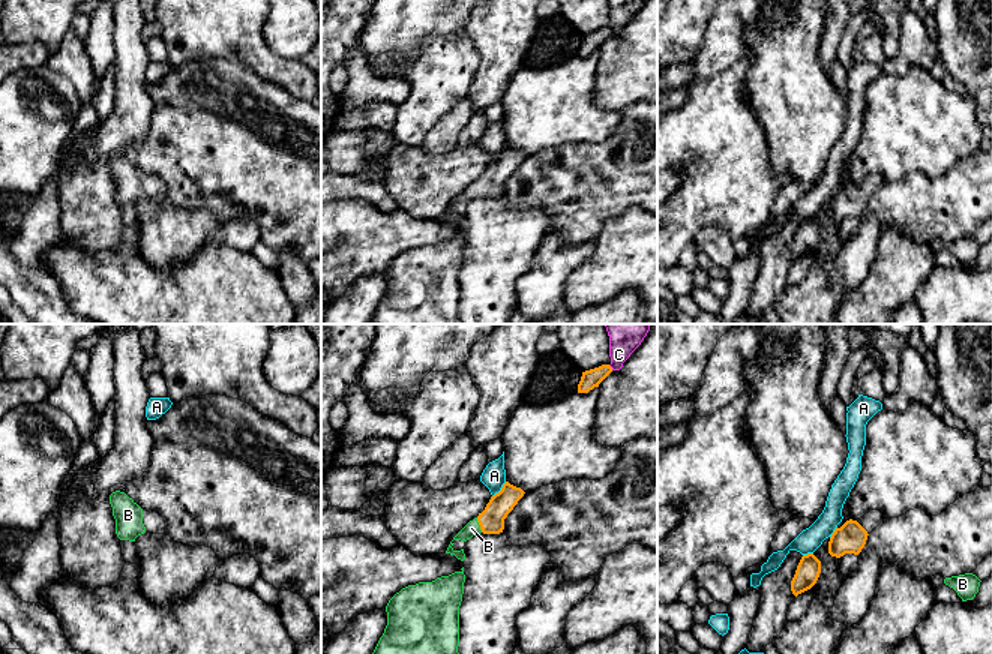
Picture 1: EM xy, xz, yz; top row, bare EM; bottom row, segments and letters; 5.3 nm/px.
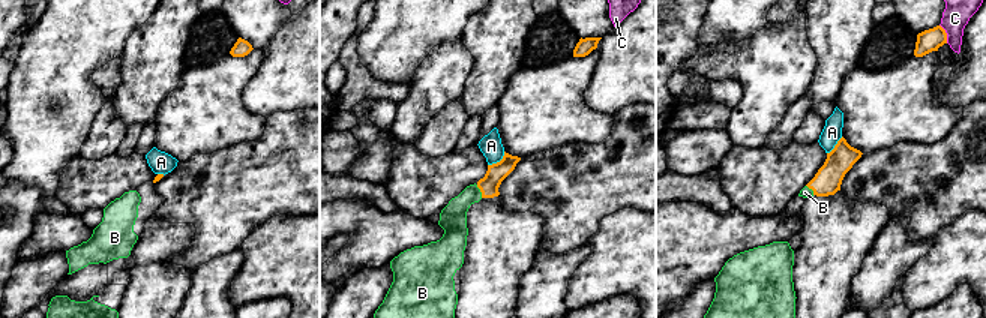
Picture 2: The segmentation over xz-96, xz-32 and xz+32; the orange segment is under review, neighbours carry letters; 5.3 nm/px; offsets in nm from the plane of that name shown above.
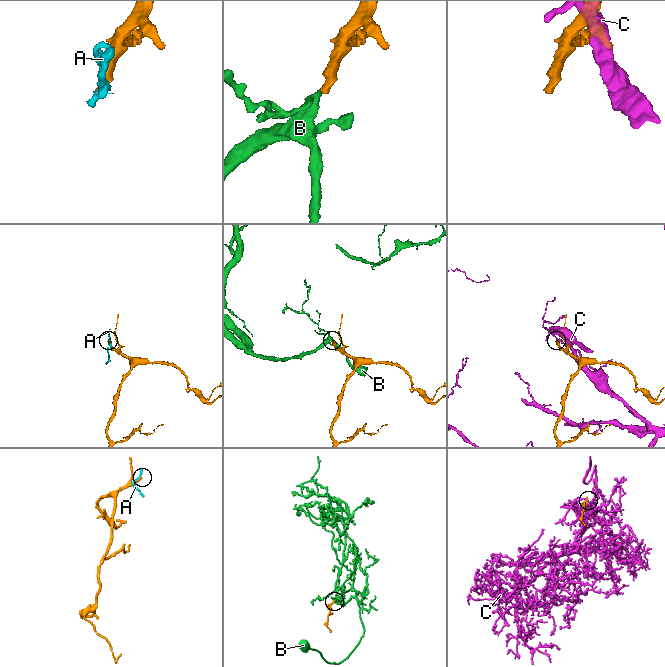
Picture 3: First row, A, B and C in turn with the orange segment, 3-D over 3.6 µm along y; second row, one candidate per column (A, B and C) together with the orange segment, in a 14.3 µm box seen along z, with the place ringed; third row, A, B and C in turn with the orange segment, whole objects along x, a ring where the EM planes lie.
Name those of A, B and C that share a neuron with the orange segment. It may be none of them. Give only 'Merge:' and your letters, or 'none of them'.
Merge: B

